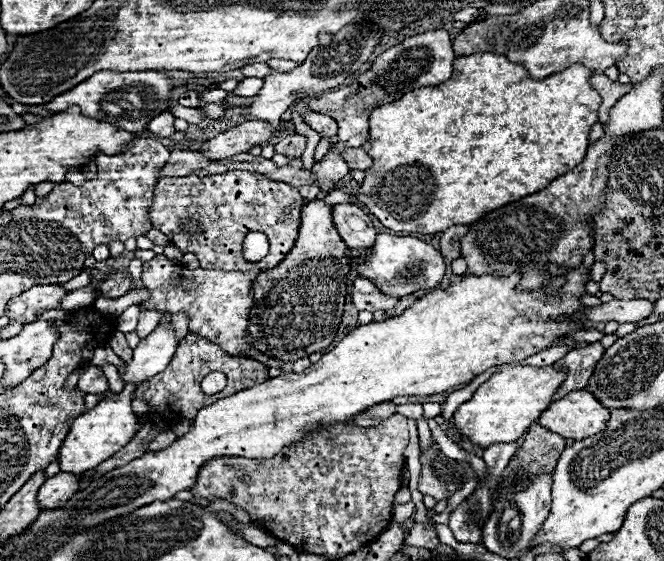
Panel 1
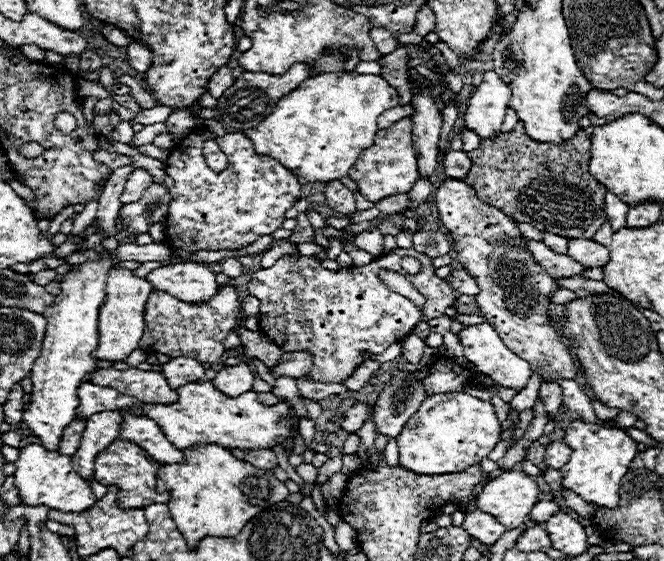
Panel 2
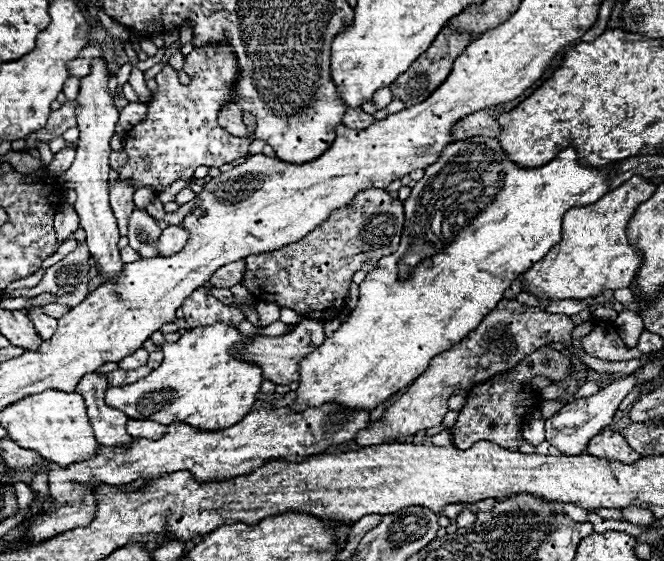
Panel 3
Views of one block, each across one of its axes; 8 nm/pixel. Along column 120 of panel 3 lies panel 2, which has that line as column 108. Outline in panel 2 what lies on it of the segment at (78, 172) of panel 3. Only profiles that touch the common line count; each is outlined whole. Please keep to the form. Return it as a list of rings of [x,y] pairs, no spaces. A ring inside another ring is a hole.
[[[110,260],[86,262],[80,264],[78,272],[64,274],[64,280],[60,282],[62,292],[44,312],[48,328],[42,342],[42,354],[38,362],[34,362],[34,370],[30,372],[32,398],[24,410],[24,422],[40,440],[40,444],[50,452],[58,452],[64,428],[76,418],[74,408],[78,408],[78,386],[82,384],[86,374],[90,374],[90,370],[96,370],[96,360],[92,358],[92,352],[96,350],[96,322],[98,310],[104,300],[108,268],[112,264],[114,262]]]

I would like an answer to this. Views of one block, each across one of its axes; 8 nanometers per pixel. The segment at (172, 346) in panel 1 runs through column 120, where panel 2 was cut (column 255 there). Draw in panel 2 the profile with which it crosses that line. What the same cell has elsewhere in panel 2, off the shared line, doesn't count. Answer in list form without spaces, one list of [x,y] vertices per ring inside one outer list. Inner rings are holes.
[[[244,362],[238,366],[226,366],[212,378],[214,386],[218,386],[218,390],[222,390],[224,394],[230,394],[230,398],[248,392],[252,388],[254,380],[256,380],[256,376],[254,376],[252,368]]]

